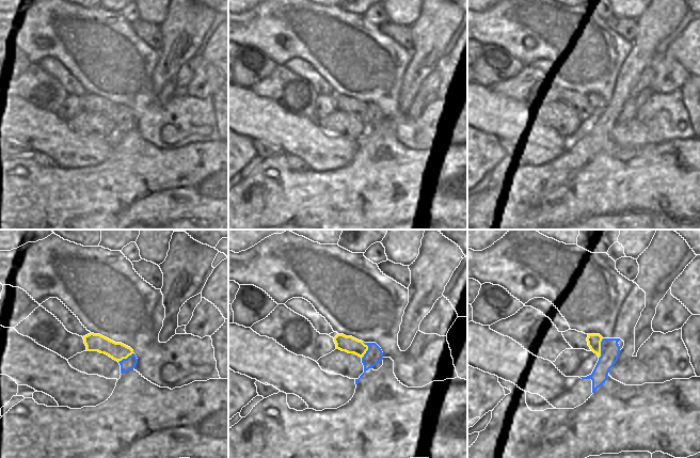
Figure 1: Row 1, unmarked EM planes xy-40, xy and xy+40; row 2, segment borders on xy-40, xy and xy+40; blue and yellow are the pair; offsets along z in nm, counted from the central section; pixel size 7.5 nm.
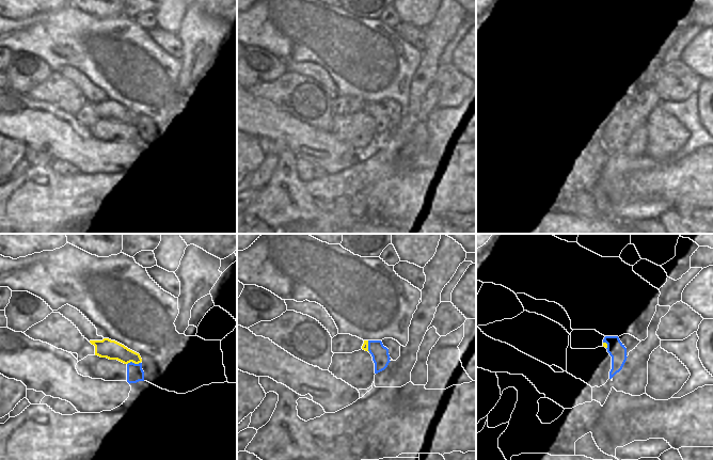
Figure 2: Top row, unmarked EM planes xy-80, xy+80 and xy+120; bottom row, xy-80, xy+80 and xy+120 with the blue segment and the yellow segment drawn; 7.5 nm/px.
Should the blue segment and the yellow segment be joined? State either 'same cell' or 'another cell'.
another cell

